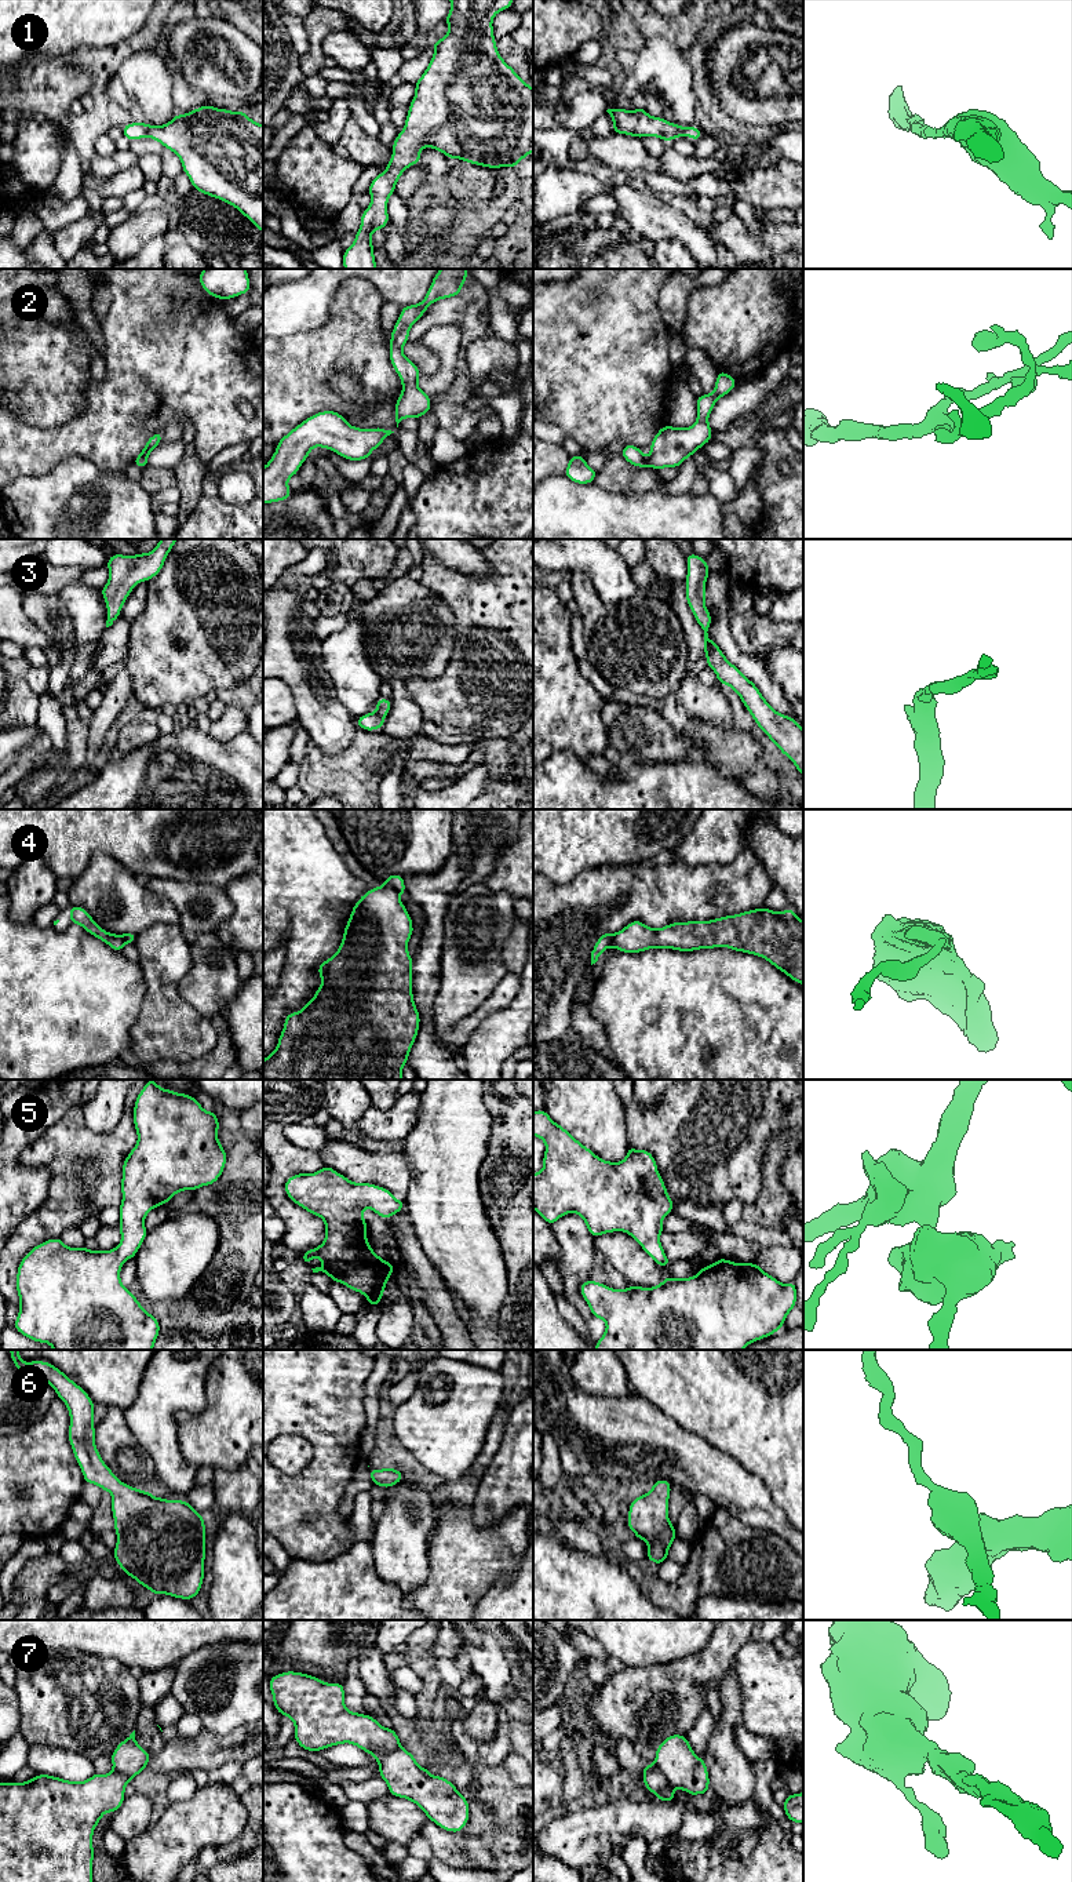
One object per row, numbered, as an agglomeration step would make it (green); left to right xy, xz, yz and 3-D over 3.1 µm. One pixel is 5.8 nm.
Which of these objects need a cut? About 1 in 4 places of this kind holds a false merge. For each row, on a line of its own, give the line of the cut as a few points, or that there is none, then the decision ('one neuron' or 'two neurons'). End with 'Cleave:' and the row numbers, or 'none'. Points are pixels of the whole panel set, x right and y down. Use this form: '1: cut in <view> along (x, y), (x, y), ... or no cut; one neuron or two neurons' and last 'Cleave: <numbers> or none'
1: no cut; one neuron
2: no cut; one neuron
3: no cut; one neuron
4: cut in xz along (385, 883), (398, 894); two neurons
5: no cut; one neuron
6: no cut; one neuron
7: cut in xz along (400, 1744), (378, 1762); two neurons
Cleave: 4, 7

